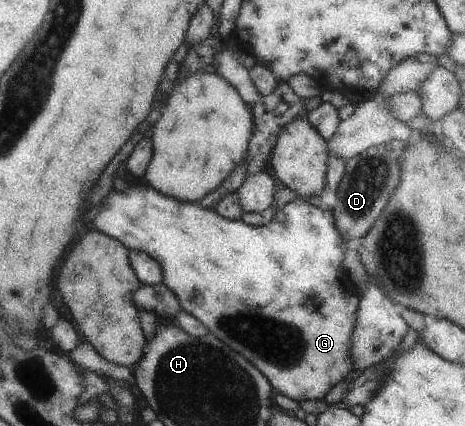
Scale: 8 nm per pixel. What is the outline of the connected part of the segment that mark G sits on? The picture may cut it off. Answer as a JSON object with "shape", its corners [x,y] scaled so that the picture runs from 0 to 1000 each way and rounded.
{"shape":[[[280,434],[267,453],[241,446],[219,477],[215,477],[215,498],[196,519],[202,538],[252,561],[271,585],[301,587],[327,603],[331,613],[338,613],[348,638],[346,664],[374,688],[389,725],[413,739],[417,749],[424,749],[452,782],[460,782],[473,800],[482,800],[497,822],[508,824],[525,843],[531,843],[576,892],[585,918],[596,918],[637,944],[654,937],[662,937],[662,941],[675,941],[675,937],[692,939],[697,927],[723,899],[740,894],[740,885],[759,866],[753,808],[772,697],[766,685],[748,683],[740,674],[744,646],[740,646],[740,636],[731,627],[731,610],[740,589],[746,587],[744,566],[718,533],[710,493],[690,495],[680,484],[671,484],[634,462],[624,477],[611,479],[604,488],[591,493],[589,509],[581,516],[581,523],[555,533],[533,528],[520,516],[492,516],[473,509],[460,493],[434,488],[432,477],[389,474],[368,462],[357,462],[329,446],[323,437],[297,439]]]}

